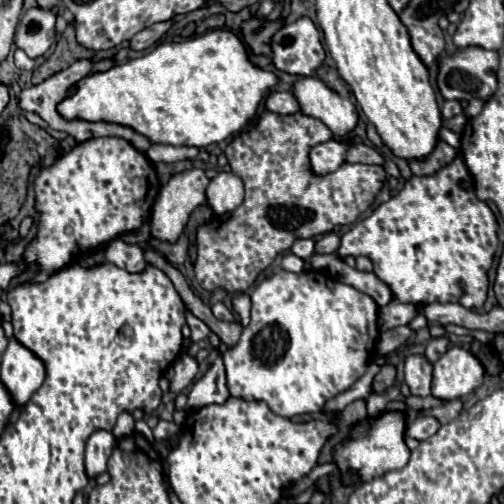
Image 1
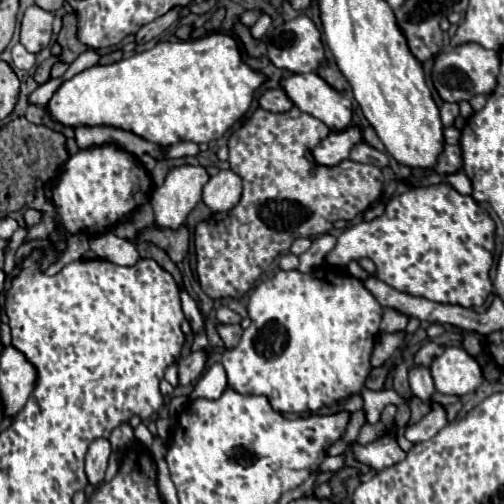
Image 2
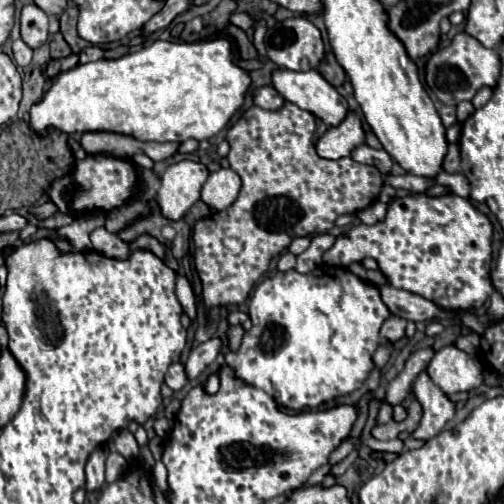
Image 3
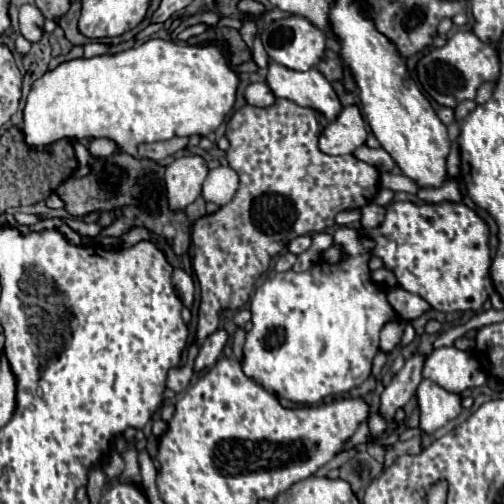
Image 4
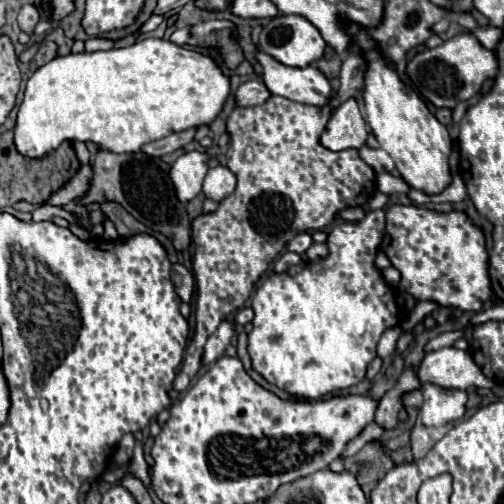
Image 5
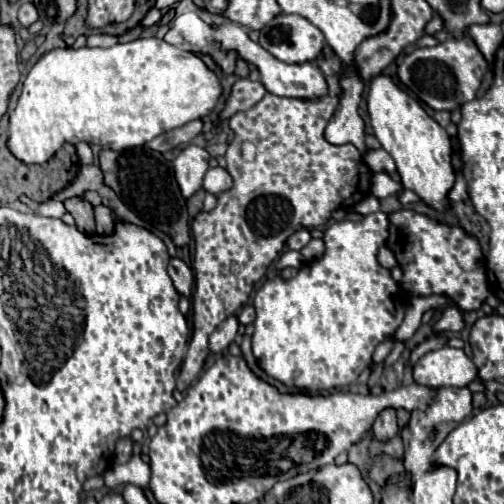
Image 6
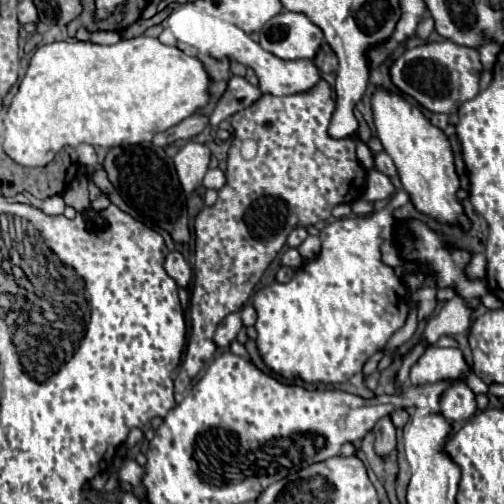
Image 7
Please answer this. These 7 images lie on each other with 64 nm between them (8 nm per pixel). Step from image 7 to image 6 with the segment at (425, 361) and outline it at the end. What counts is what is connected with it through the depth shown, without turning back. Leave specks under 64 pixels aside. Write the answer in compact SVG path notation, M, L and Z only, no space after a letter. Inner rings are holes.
M450 346L428 352L414 366L414 382L430 388L468 386L476 378L476 366L464 350Z

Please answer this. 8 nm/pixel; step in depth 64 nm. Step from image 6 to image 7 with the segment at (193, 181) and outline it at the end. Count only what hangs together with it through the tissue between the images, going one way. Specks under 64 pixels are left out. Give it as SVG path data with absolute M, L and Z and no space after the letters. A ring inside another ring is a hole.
M186 142L174 156L176 174L184 192L192 192L204 178L210 162L210 150L198 142Z

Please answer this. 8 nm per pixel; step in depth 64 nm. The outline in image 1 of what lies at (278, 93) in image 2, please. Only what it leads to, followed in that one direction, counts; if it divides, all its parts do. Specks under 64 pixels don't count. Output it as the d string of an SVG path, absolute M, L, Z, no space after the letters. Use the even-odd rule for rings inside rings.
M270 92L266 98L266 108L276 114L292 114L298 112L298 102L290 92Z

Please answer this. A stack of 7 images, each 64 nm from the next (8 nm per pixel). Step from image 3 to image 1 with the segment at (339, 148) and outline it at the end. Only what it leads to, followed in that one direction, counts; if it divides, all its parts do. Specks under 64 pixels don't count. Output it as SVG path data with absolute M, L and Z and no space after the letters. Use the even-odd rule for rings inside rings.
M336 138L314 146L310 150L310 160L312 160L314 172L316 174L334 172L346 160L346 150L348 150L348 142L336 140Z

